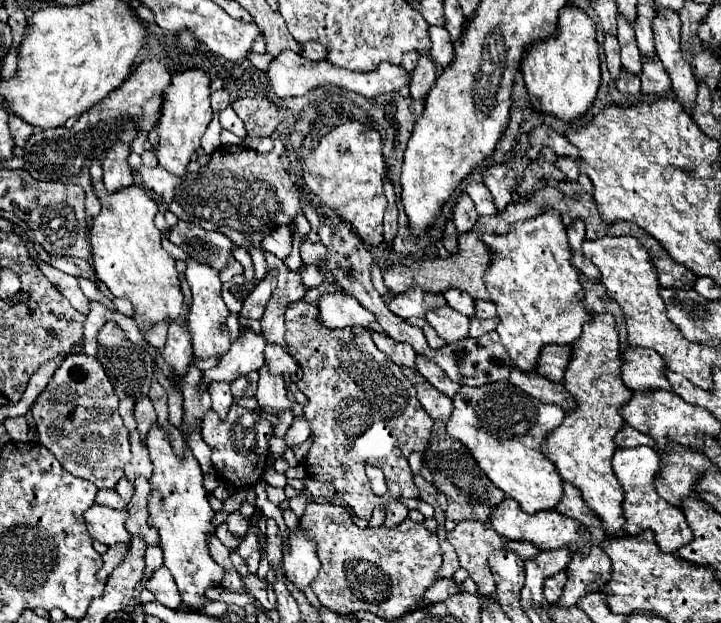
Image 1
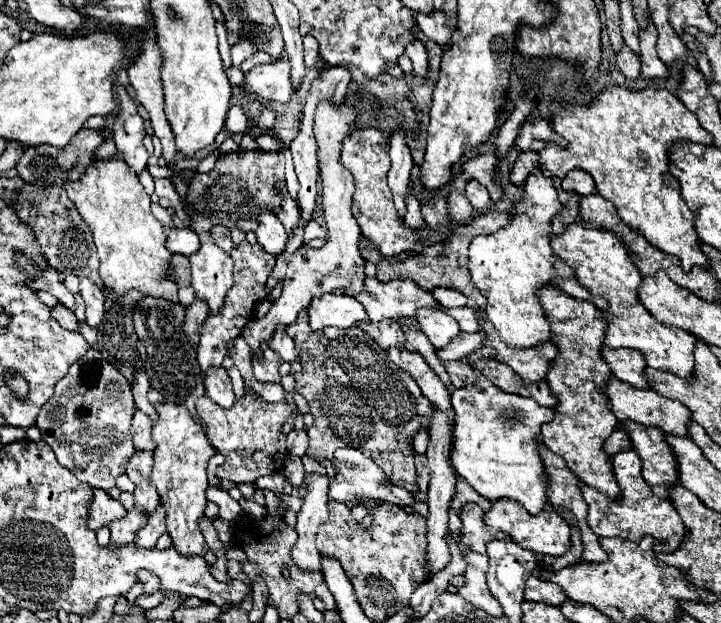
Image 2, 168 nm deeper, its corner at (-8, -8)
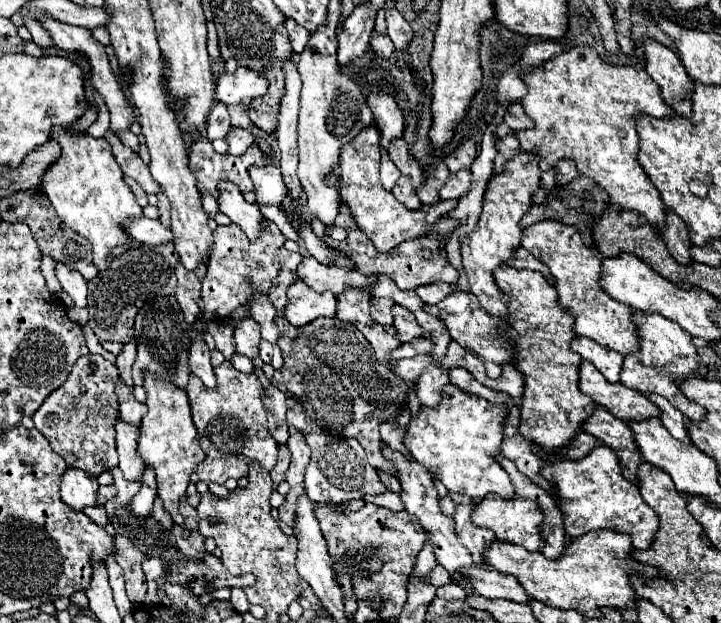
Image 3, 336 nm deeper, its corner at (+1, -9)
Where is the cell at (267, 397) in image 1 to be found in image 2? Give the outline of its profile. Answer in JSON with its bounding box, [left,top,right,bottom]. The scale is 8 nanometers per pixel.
[252,342,282,382]

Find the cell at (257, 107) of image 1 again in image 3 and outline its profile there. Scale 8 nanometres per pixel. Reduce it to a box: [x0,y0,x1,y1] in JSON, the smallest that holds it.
[207,20,222,60]

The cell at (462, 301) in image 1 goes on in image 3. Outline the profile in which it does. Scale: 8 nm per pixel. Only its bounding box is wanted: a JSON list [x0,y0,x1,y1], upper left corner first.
[417,283,453,305]

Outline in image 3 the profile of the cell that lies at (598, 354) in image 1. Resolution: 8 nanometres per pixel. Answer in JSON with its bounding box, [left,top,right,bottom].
[493,267,597,455]

